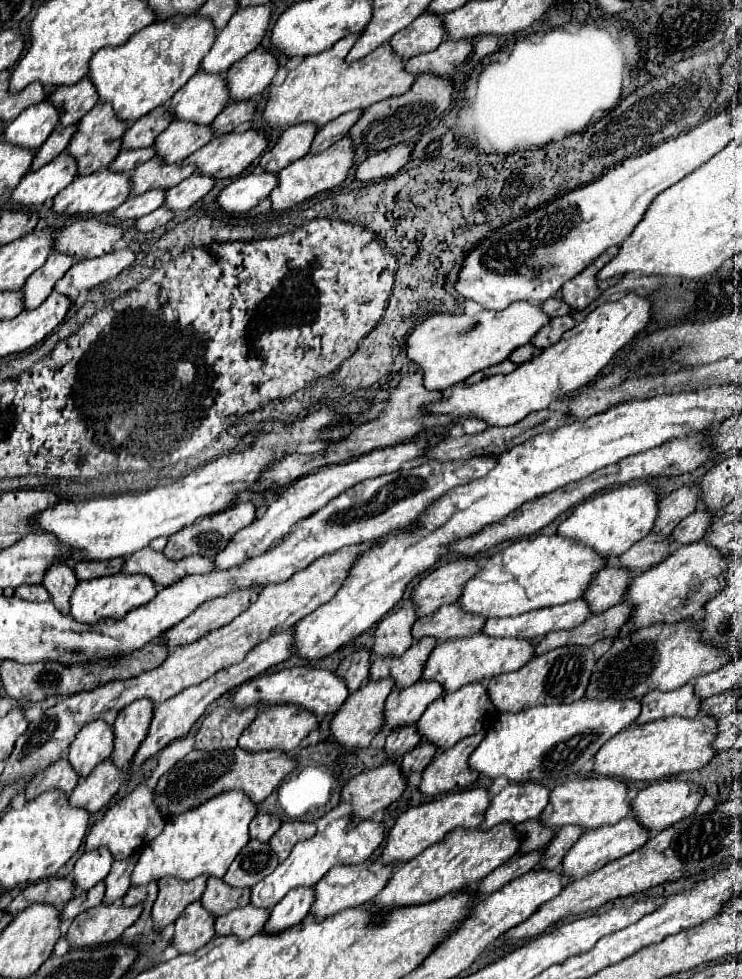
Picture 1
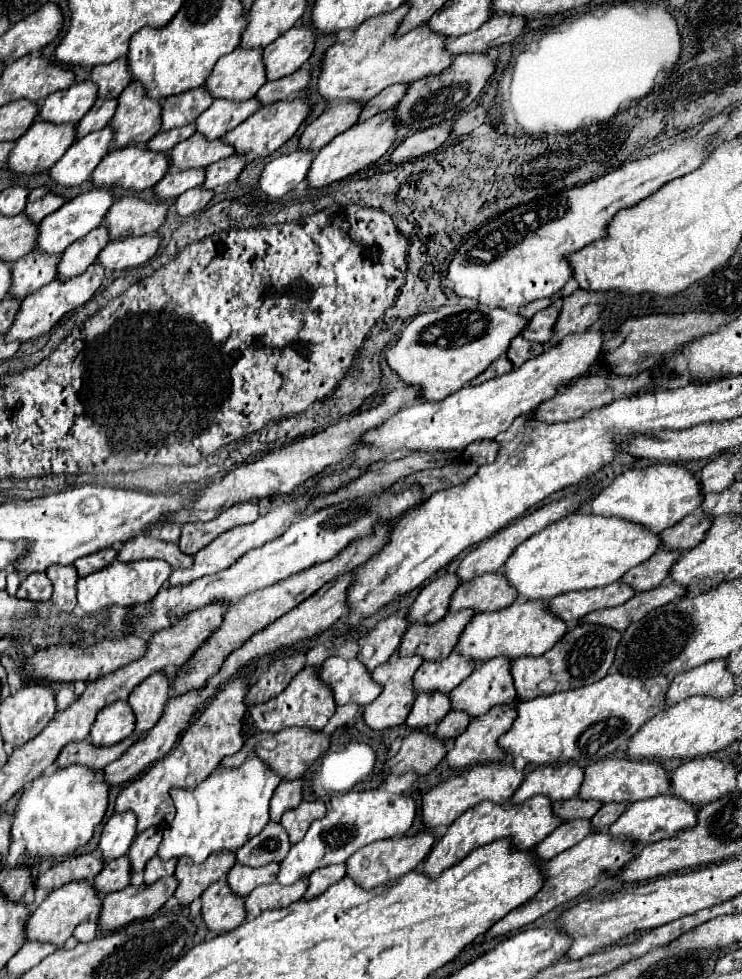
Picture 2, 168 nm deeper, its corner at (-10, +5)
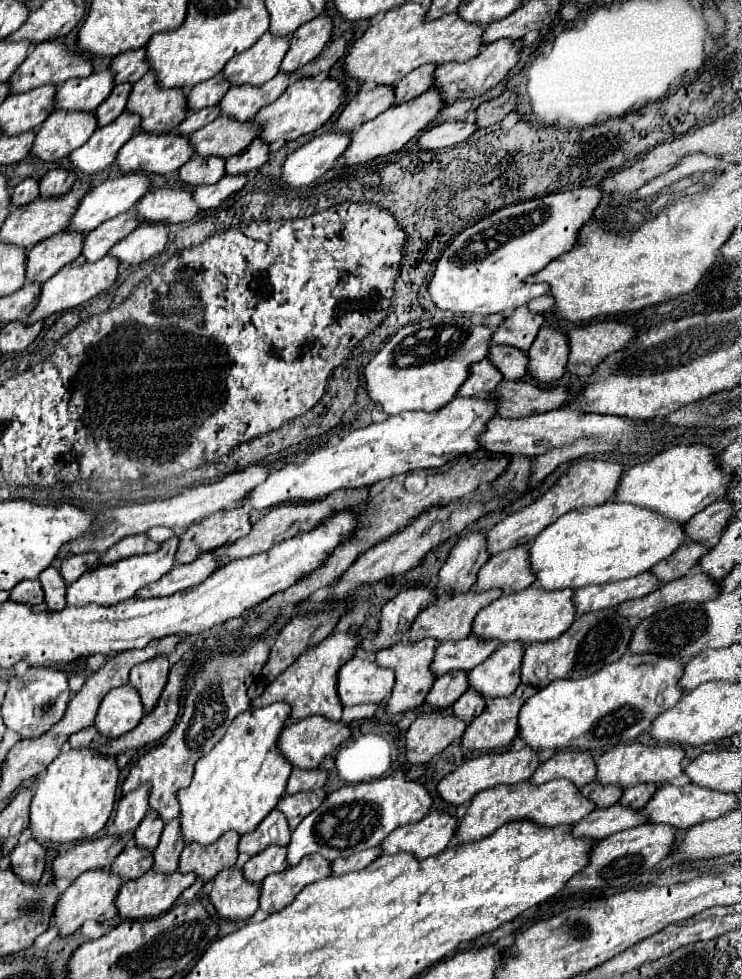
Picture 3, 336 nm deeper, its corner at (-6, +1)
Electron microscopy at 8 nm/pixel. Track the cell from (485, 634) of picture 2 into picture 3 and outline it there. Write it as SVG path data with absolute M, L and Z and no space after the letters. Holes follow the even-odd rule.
M529 586L521 592L503 594L477 614L473 622L473 634L479 634L483 638L497 638L501 642L519 640L525 644L559 638L575 620L573 594L573 588L543 590L539 586Z

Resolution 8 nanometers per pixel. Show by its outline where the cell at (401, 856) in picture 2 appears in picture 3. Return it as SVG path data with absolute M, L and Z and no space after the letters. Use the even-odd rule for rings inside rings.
M433 810L415 824L405 824L383 840L383 854L411 850L417 858L427 858L443 852L459 826L459 818L445 810Z

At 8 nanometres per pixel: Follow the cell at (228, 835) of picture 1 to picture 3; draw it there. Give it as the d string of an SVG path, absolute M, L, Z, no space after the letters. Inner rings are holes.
M275 702L263 708L247 708L239 714L225 736L195 764L193 782L179 792L181 834L185 842L211 844L227 830L253 832L257 824L281 800L293 766L279 752L279 734L287 726L291 706Z

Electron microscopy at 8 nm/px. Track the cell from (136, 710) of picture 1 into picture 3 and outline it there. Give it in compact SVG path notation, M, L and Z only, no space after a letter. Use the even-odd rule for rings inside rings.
M155 656L143 664L137 664L131 668L129 682L139 690L145 712L151 712L151 708L157 704L169 676L169 662L167 656Z

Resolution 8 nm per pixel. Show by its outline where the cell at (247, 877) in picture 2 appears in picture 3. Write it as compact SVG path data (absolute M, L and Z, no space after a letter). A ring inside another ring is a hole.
M271 844L267 846L263 852L251 856L251 860L243 866L245 870L245 878L249 882L263 882L269 874L273 872L281 872L287 868L285 864L287 860L287 848L285 846L277 846L277 844Z

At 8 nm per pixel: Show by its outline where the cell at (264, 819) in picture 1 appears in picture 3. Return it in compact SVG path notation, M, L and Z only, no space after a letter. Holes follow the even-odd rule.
M293 768L285 794L305 792L305 790L317 792L317 790L321 790L327 784L327 778L329 778L329 774L325 770L319 770L319 768L315 768L315 770L299 770L299 768Z

